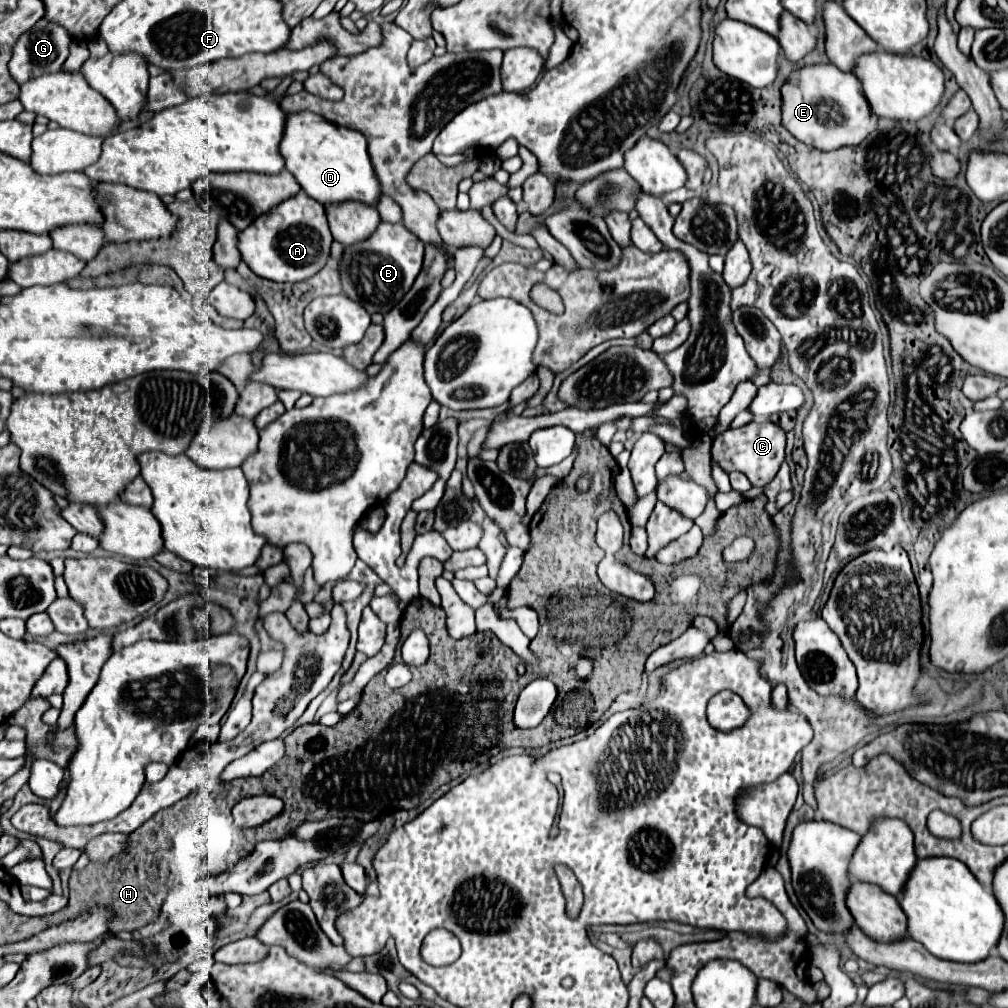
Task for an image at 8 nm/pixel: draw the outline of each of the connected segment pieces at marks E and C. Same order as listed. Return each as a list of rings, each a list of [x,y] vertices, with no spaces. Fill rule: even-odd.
[[[815,64],[793,70],[781,86],[781,116],[785,130],[799,142],[819,150],[837,150],[863,142],[875,128],[877,116],[871,112],[861,82],[851,72],[841,72],[833,64]]]
[[[753,420],[737,430],[725,430],[721,436],[713,438],[711,460],[719,464],[727,474],[737,470],[743,472],[753,486],[767,486],[785,460],[785,432],[771,420]]]

